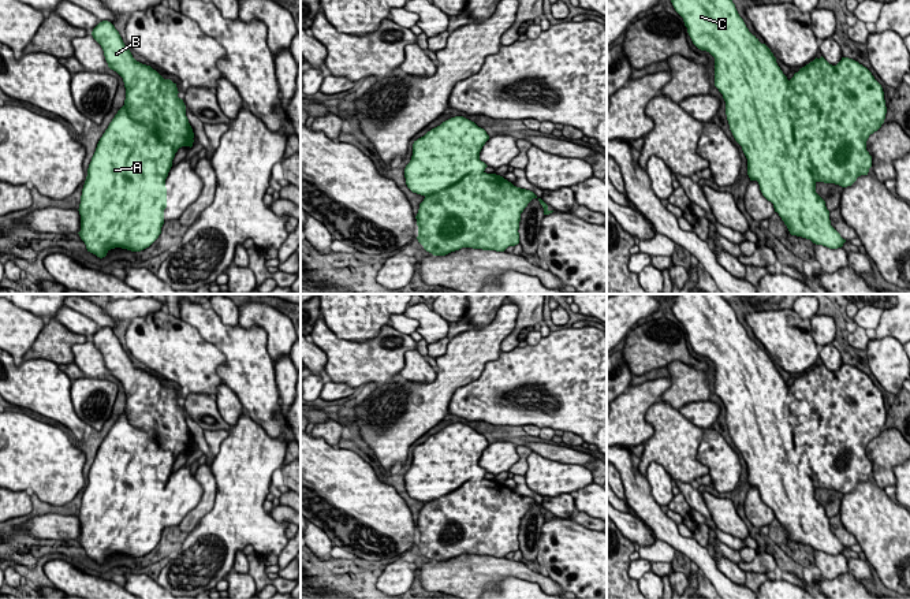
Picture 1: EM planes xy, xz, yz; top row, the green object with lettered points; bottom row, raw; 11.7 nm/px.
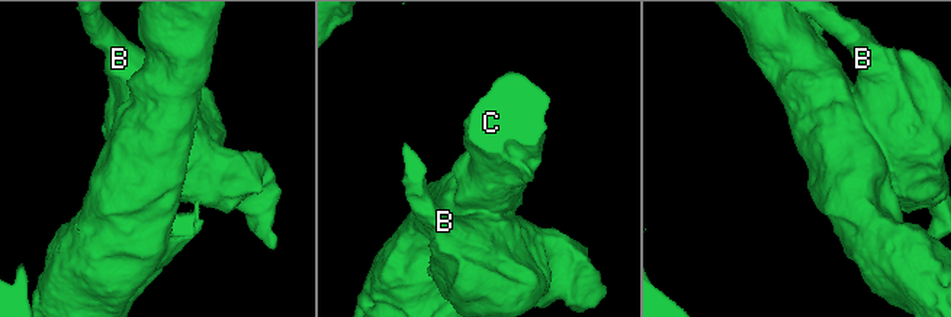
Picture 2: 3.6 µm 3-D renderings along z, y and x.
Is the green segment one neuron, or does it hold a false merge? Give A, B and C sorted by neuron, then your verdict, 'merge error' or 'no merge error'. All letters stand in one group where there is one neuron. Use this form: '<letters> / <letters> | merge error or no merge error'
A C / B | merge error

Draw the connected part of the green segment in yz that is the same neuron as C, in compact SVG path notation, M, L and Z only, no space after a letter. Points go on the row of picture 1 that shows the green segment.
M671 0L683 18L693 44L715 57L715 86L726 101L726 115L735 141L747 159L747 175L773 204L791 235L829 249L846 239L831 226L825 201L816 193L816 181L795 149L788 116L788 79L771 49L746 27L732 0Z

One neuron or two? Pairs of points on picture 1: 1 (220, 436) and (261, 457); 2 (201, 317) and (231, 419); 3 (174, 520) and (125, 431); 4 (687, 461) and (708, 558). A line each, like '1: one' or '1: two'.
1: two
2: two
3: one
4: two

